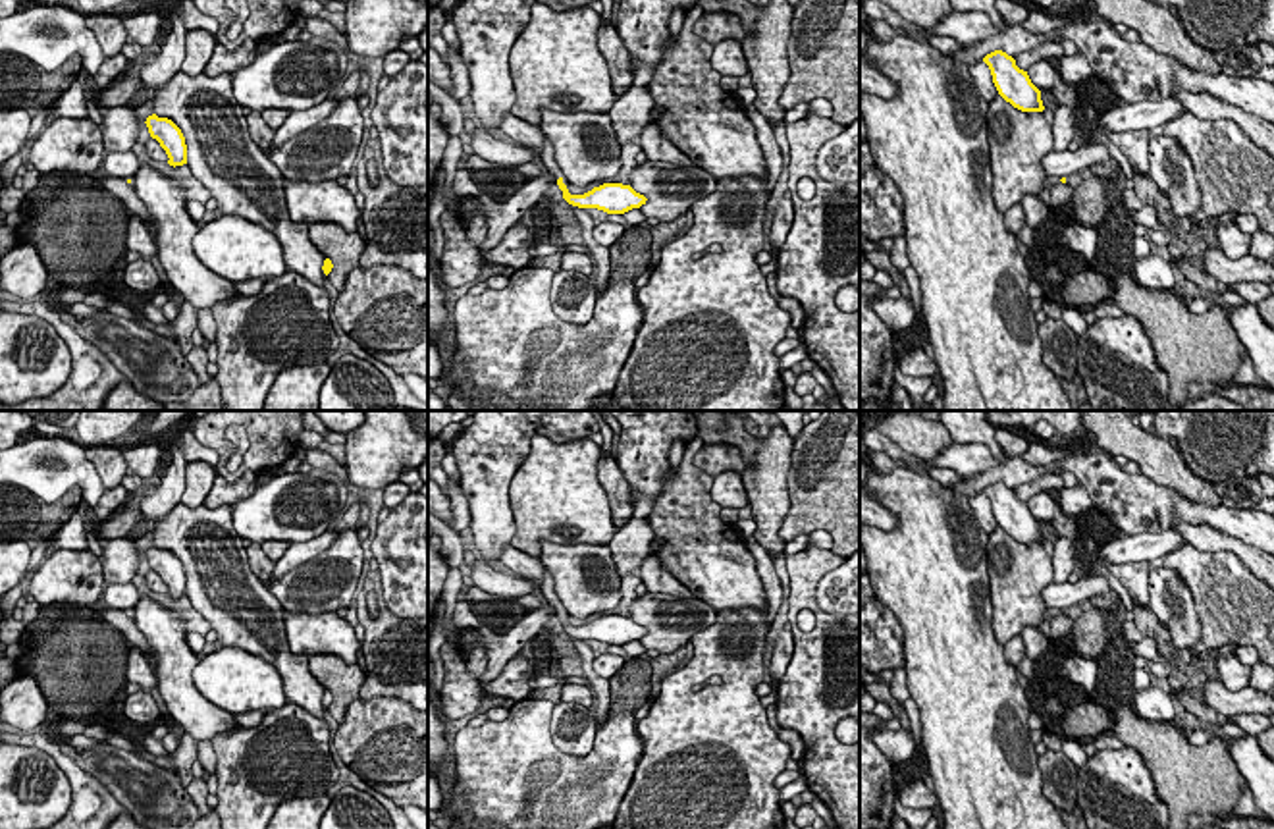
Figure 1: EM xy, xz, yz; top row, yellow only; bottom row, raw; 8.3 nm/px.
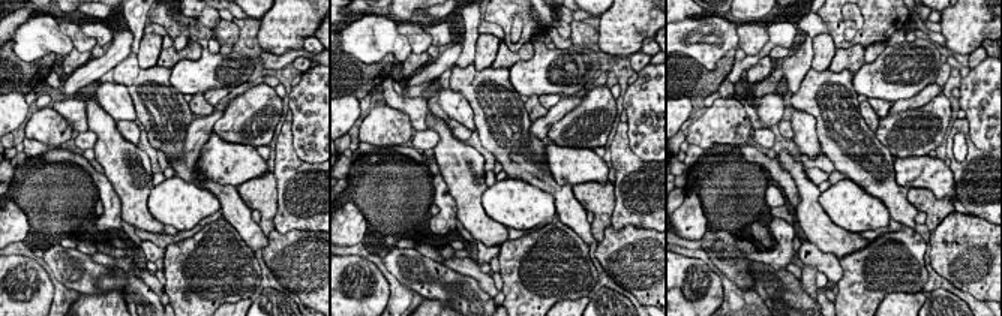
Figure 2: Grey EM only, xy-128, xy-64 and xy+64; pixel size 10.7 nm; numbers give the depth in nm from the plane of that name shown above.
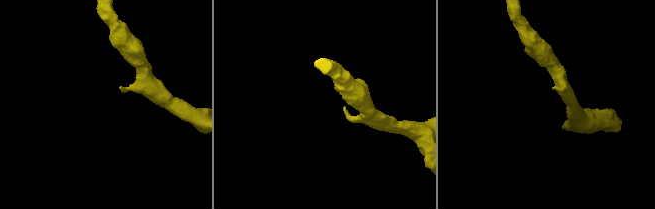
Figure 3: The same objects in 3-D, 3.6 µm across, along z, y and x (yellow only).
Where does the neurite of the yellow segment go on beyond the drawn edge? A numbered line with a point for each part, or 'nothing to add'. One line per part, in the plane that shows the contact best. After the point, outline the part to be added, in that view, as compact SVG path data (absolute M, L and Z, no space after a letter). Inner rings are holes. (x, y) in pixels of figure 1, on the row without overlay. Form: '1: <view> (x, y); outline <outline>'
1: xz (548, 592); outline M544 567L544 584L540 588L540 596L553 605L557 611L561 609L563 615L569 619L569 613L565 609L565 605L561 603L559 596L555 594L553 588L553 576L549 575L549 571Z

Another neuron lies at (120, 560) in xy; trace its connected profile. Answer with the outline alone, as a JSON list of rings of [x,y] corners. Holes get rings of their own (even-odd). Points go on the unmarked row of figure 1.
[[[116,538],[102,546],[102,555],[98,557],[102,565],[104,584],[127,584],[137,575],[139,553],[135,540]]]

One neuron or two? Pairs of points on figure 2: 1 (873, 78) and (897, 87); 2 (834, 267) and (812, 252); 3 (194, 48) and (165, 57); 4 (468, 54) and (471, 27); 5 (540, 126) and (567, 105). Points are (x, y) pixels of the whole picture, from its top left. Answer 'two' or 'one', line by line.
1: one
2: one
3: one
4: one
5: one

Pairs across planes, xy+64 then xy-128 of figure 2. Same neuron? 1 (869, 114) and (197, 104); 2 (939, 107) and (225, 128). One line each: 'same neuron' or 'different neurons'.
1: same neuron
2: same neuron

